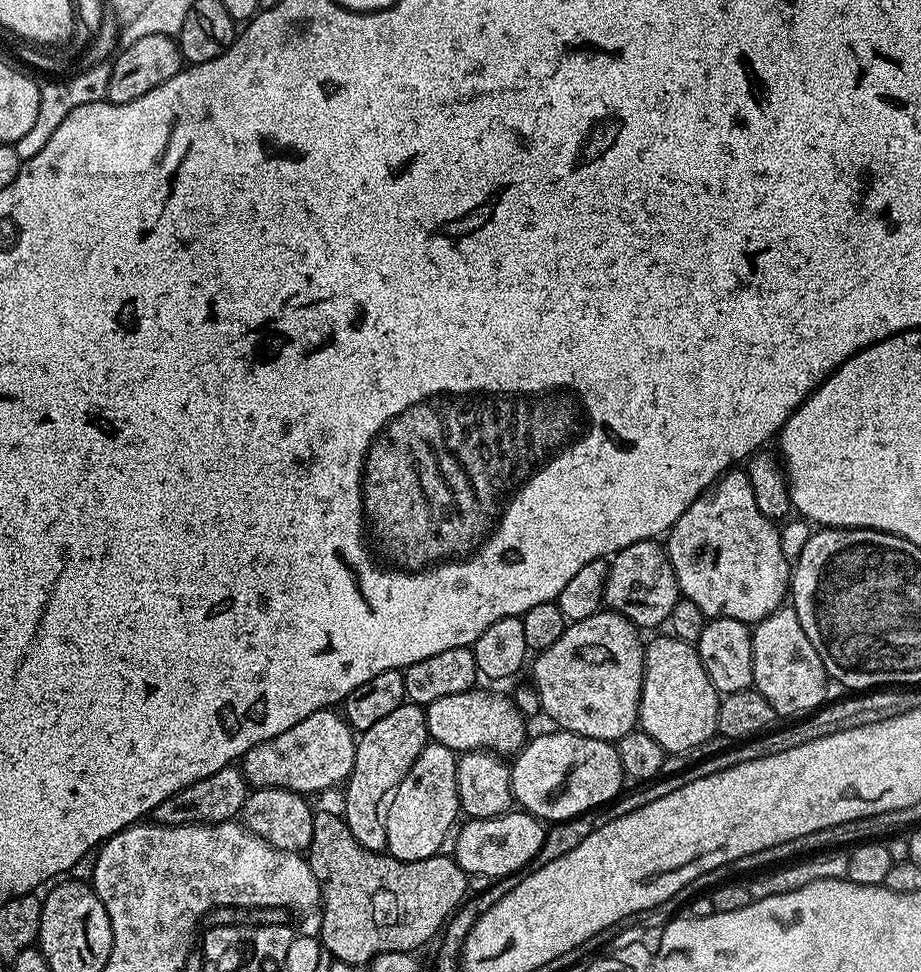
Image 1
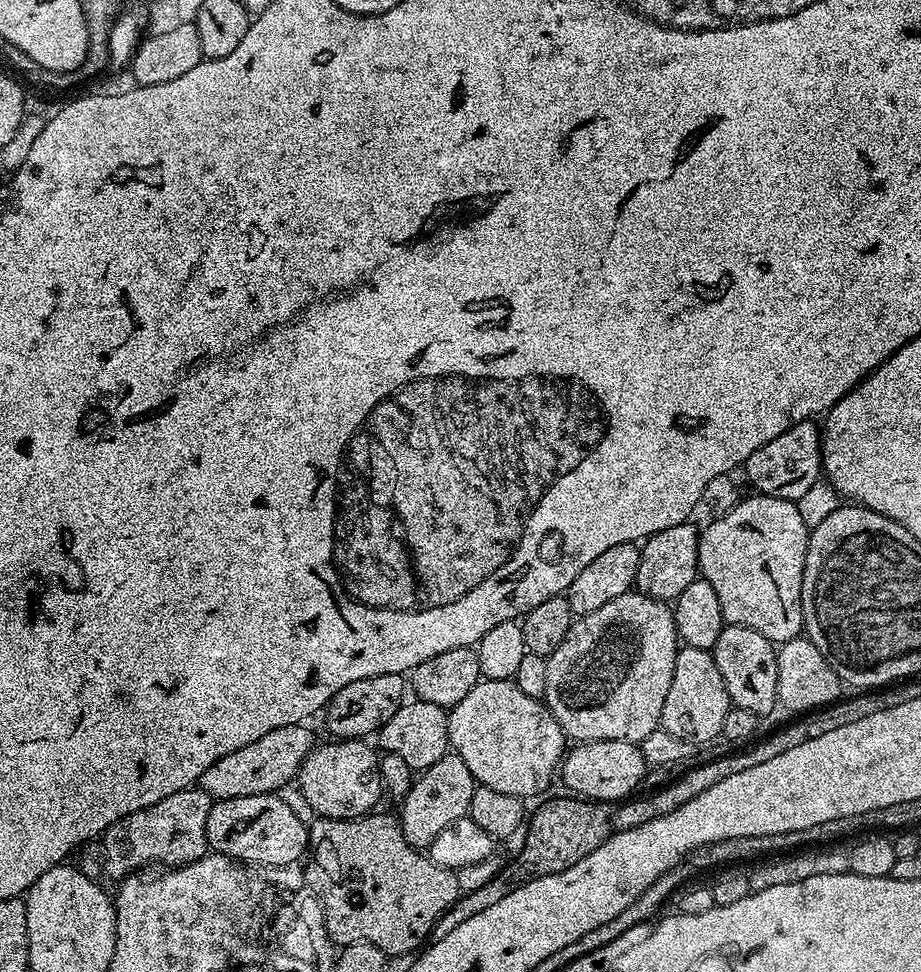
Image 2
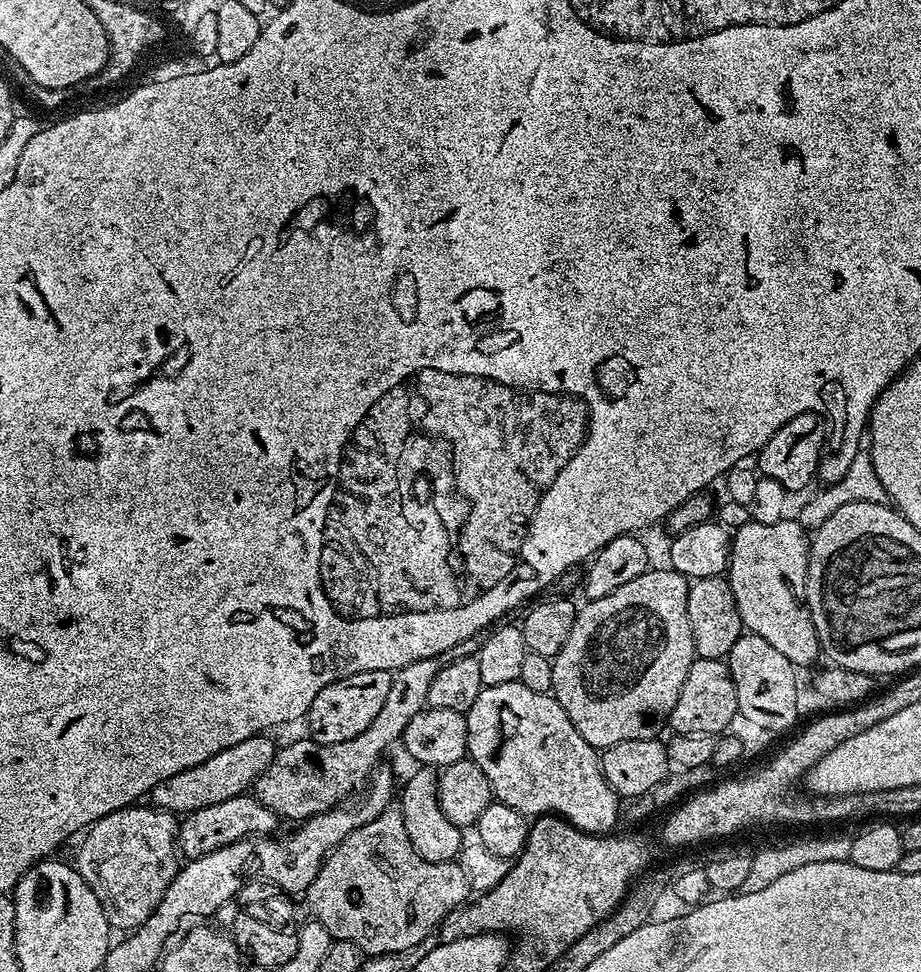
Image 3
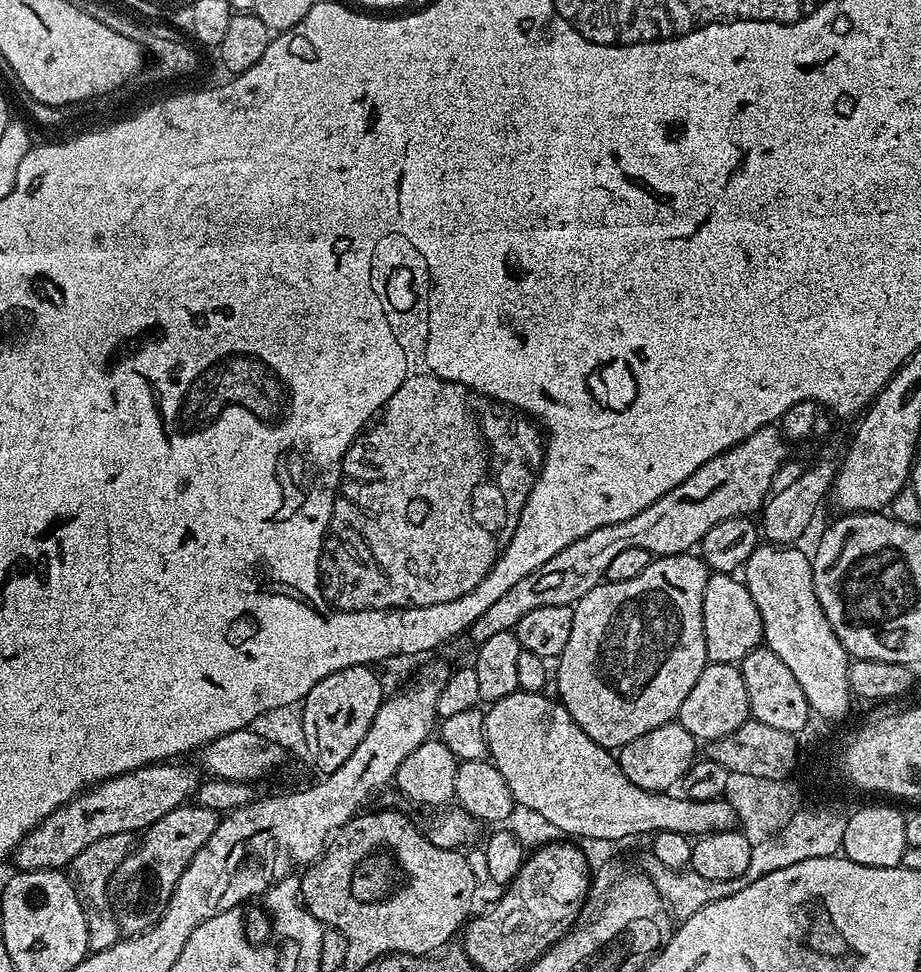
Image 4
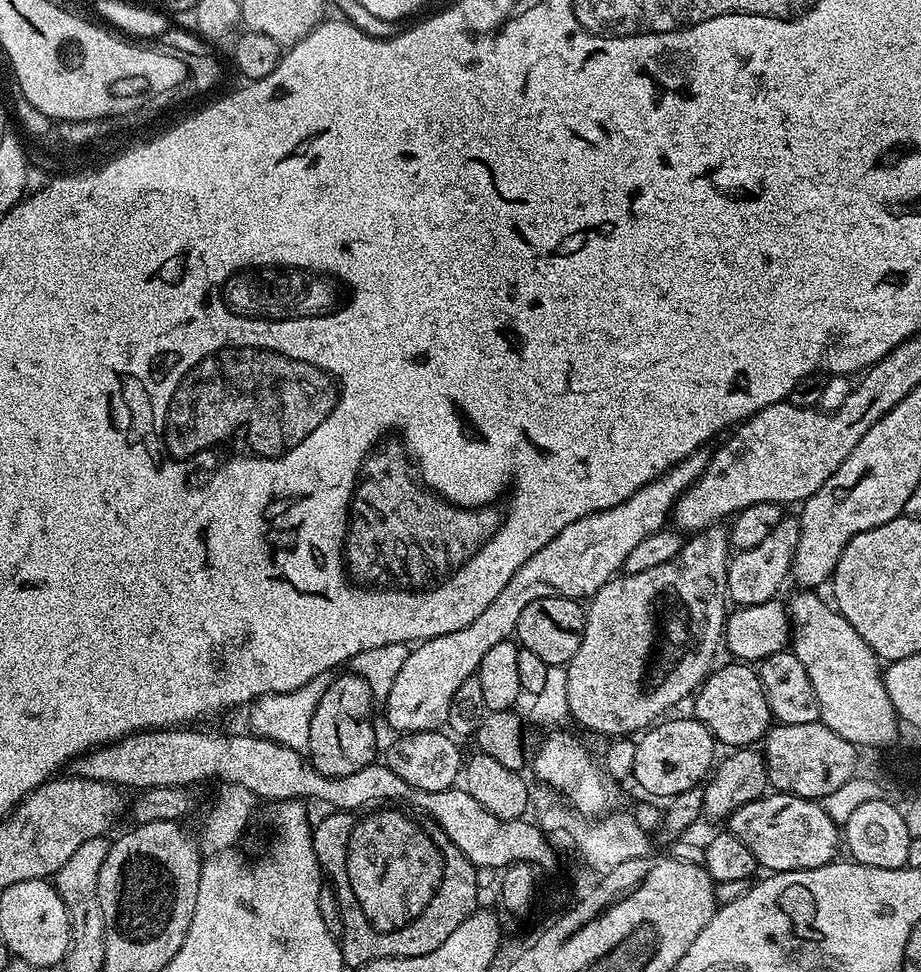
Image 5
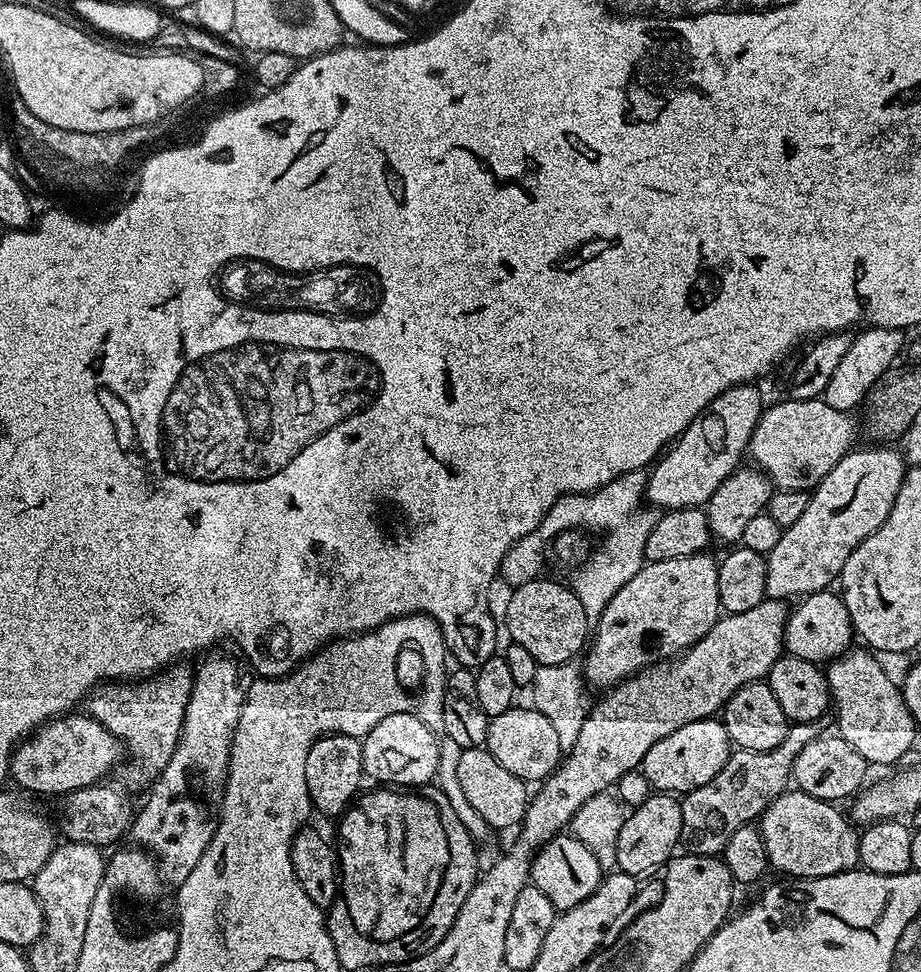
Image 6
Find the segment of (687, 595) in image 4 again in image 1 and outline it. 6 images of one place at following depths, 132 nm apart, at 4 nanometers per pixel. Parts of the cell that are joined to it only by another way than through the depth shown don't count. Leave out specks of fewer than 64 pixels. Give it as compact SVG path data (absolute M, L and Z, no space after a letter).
M601 610L595 612L590 618L571 621L565 627L562 638L558 638L558 642L554 642L554 646L550 646L545 652L539 653L535 657L536 661L534 661L535 659L531 661L531 664L533 663L533 678L531 677L531 679L534 681L534 686L540 695L540 706L543 715L545 717L548 715L556 723L553 725L557 729L565 732L573 732L586 738L598 738L599 740L607 740L609 742L619 742L626 734L630 734L637 727L640 718L641 696L644 690L646 644L643 639L640 641L640 635L642 635L642 632L637 625L627 620L622 613L611 610Z

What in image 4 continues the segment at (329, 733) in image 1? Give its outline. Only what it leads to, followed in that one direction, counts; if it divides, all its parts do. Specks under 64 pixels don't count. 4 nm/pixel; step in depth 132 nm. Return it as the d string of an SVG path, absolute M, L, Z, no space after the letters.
M188 762L147 764L138 770L130 770L126 774L115 776L89 787L58 810L54 810L54 814L50 814L37 828L30 830L26 834L26 838L22 838L22 842L12 853L11 863L16 863L15 867L21 872L50 870L51 868L64 870L71 864L75 856L82 854L82 850L86 850L86 846L90 846L90 842L98 842L98 838L110 834L126 834L127 832L143 833L151 824L158 822L158 818L170 814L170 810L181 808L195 797L196 790L202 783L202 776L195 767L192 769L190 765L184 763Z

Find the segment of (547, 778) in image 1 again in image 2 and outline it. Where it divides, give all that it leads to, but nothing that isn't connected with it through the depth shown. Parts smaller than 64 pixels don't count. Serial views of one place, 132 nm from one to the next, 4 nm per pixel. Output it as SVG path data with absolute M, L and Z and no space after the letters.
M589 740L575 745L576 749L569 751L562 761L562 780L569 793L575 794L580 798L587 798L597 802L609 802L608 800L623 801L631 797L637 791L636 787L640 784L640 779L646 773L644 755L640 753L637 745L626 742L625 740Z

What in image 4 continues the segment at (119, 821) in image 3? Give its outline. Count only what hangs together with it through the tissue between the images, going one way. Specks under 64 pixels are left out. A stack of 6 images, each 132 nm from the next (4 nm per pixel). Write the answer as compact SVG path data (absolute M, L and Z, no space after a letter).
M131 832L103 836L98 838L98 842L90 842L90 846L86 846L86 850L82 850L82 854L75 856L66 869L80 899L82 914L86 914L88 946L92 952L106 950L122 939L122 933L112 909L110 889L112 875L118 870L120 863L128 857L128 853L132 851L133 847L134 836Z

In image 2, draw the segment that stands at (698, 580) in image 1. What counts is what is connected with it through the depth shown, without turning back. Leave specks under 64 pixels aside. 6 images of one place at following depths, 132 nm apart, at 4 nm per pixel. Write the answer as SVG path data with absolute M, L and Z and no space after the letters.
M751 495L700 532L699 575L708 580L710 586L714 586L714 594L718 594L720 609L728 624L741 624L750 630L758 630L767 640L779 646L788 640L797 639L804 632L802 578L810 524L804 521L800 513L801 505L797 501Z

